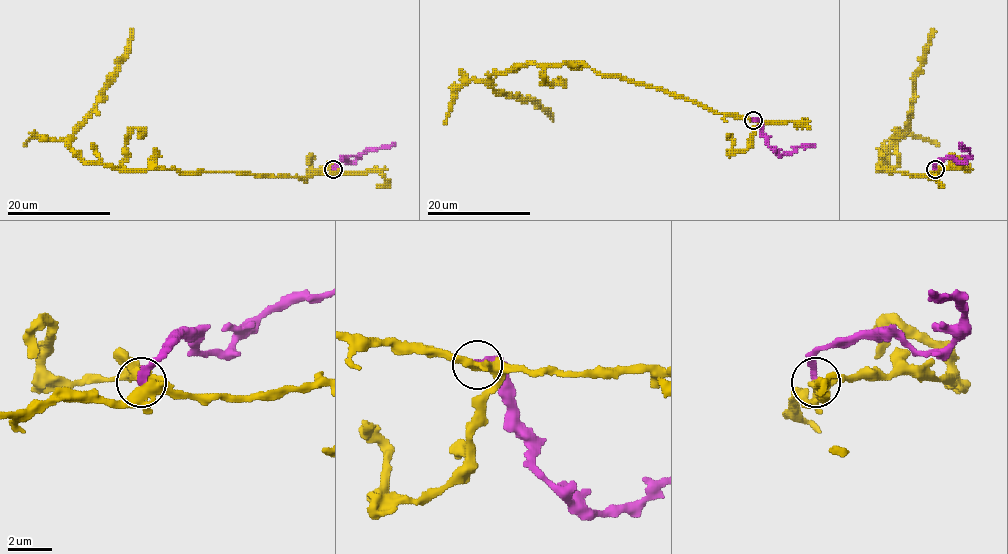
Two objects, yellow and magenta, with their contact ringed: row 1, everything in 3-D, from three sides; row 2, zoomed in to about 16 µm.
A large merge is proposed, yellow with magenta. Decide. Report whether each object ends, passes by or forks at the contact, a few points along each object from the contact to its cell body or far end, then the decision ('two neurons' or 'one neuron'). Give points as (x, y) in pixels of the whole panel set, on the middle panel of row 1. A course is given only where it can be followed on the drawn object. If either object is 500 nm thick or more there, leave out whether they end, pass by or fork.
yellow forks | magenta ends | yellow via (753, 120), (601, 76), (582, 63), (530, 63), (490, 76), (496, 92), (532, 99), (552, 119) | magenta via (753, 120), (758, 120), (762, 136), (780, 154), (815, 146) | two neurons

